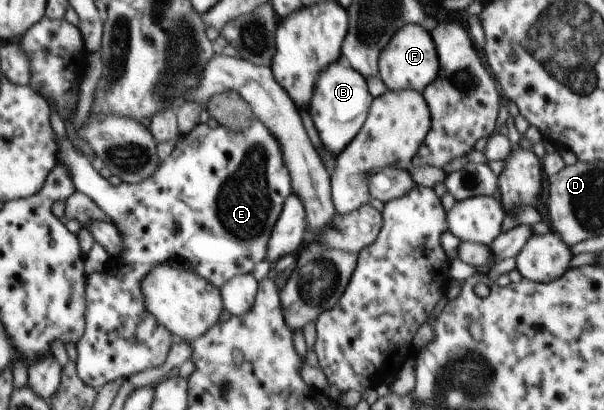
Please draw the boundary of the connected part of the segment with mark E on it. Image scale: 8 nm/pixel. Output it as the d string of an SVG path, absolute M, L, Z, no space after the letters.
M257 118L246 131L238 132L221 125L211 128L199 123L176 142L171 155L160 162L154 176L139 184L112 186L93 169L91 159L77 152L67 137L59 146L59 165L69 171L76 190L89 196L111 218L124 244L122 256L114 258L106 270L88 275L86 280L86 332L75 344L76 362L83 382L98 391L111 380L127 380L147 368L157 368L167 358L173 334L148 311L142 291L142 282L152 268L165 261L179 261L219 288L233 277L252 273L259 262L266 260L273 227L285 199L292 194L292 186L277 139Z

